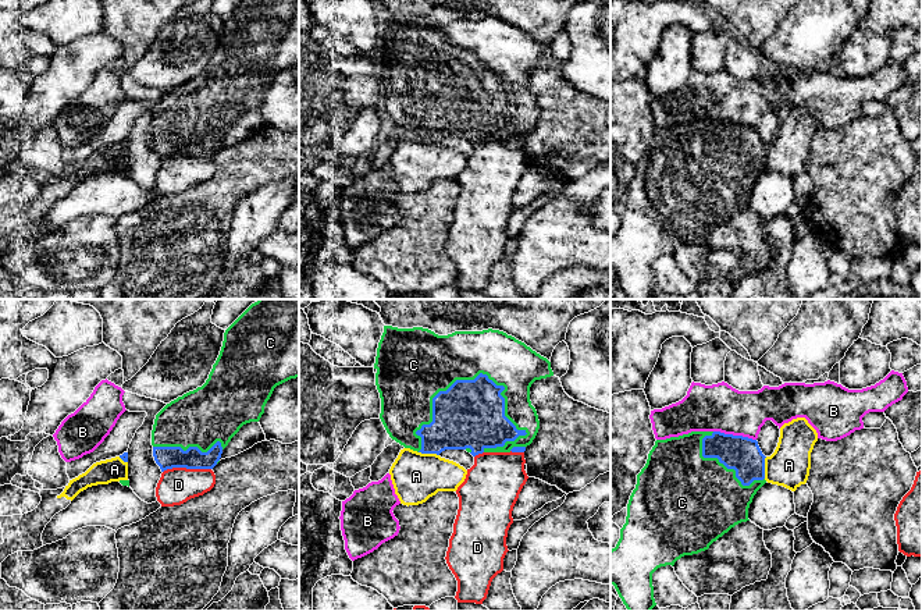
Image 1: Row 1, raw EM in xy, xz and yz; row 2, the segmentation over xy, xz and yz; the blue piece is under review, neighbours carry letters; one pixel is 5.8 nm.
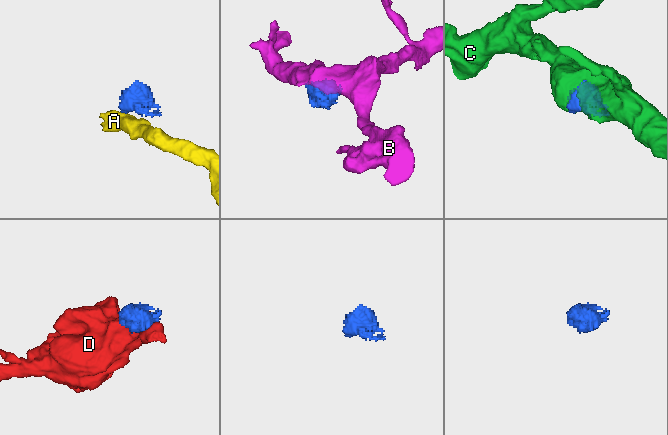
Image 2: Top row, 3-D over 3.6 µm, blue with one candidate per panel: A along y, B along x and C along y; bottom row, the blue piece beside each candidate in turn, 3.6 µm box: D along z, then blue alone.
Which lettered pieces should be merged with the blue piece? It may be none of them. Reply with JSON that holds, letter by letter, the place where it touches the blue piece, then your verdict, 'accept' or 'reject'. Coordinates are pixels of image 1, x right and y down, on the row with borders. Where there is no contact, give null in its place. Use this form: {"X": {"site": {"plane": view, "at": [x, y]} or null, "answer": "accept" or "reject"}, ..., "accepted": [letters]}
{"A": {"site": {"plane": "yz", "at": [764, 468]}, "answer": "reject"}, "B": {"site": {"plane": "yz", "at": [734, 436]}, "answer": "reject"}, "C": {"site": {"plane": "xz", "at": [465, 380]}, "answer": "accept"}, "D": {"site": {"plane": "xy", "at": [187, 468]}, "answer": "reject"}, "accepted": ["C"]}

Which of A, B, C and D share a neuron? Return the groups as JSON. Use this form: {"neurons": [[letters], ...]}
{"neurons": [["A"], ["B"], ["C"], ["D"]]}

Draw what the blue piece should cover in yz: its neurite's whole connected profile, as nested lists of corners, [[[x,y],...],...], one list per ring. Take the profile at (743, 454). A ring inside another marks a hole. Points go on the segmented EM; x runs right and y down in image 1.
[[[720,431],[655,441],[637,475],[620,539],[610,550],[610,585],[629,611],[651,611],[656,605],[652,573],[658,568],[708,550],[731,527],[750,521],[750,504],[766,483],[765,458],[757,440]]]

